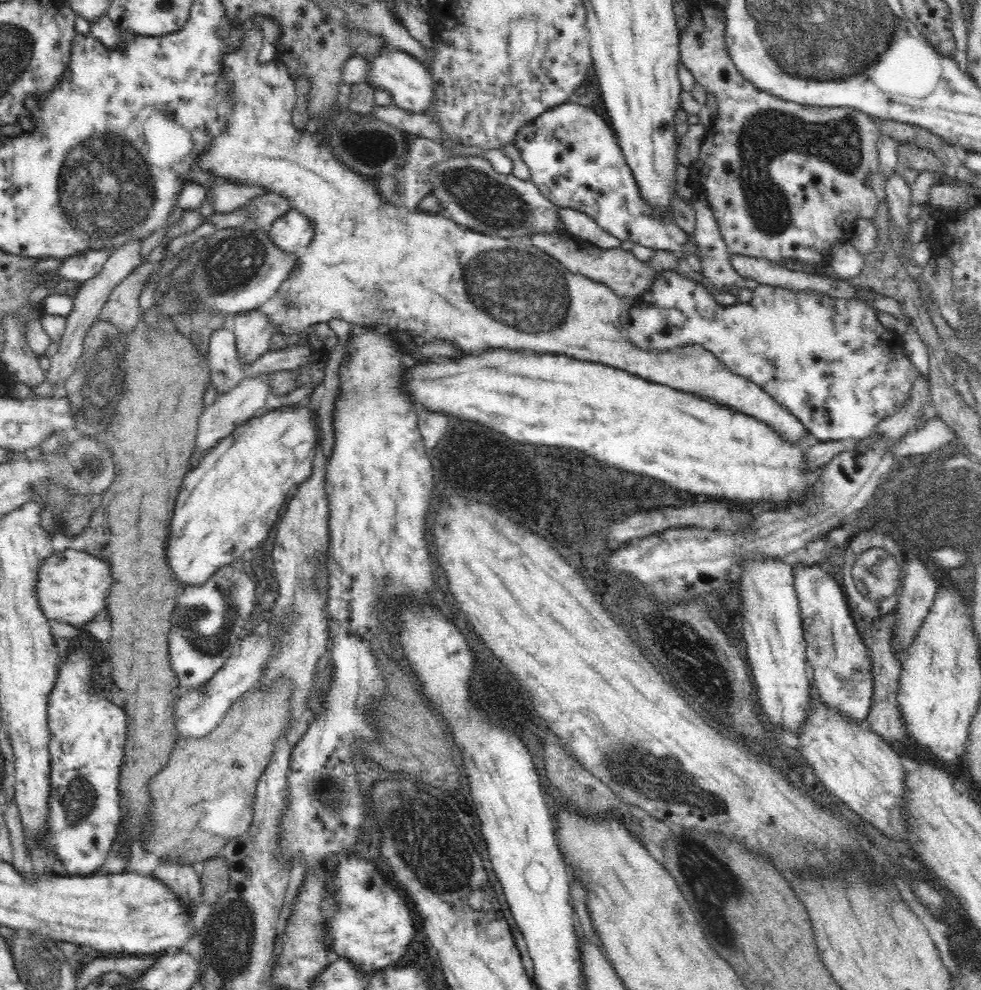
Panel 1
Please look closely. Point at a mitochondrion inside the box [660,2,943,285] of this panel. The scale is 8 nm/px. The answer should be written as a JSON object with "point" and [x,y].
{"point":[760,138]}

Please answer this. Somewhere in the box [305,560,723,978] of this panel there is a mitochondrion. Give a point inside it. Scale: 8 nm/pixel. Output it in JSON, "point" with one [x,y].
{"point":[429,845]}

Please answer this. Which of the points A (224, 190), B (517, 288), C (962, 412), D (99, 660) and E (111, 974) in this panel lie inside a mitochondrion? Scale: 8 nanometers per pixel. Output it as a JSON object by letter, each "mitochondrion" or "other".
{"A":"other","B":"mitochondrion","C":"other","D":"other","E":"other"}

